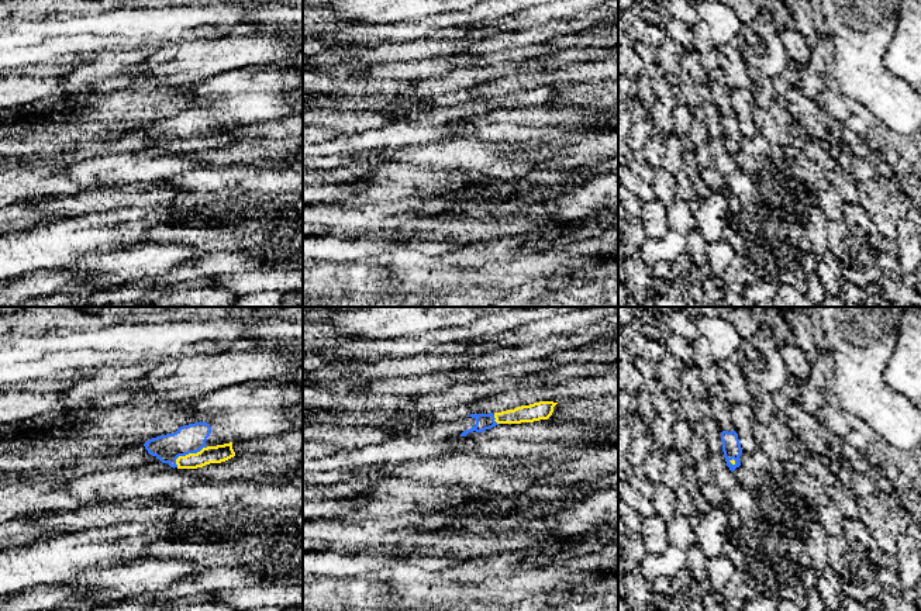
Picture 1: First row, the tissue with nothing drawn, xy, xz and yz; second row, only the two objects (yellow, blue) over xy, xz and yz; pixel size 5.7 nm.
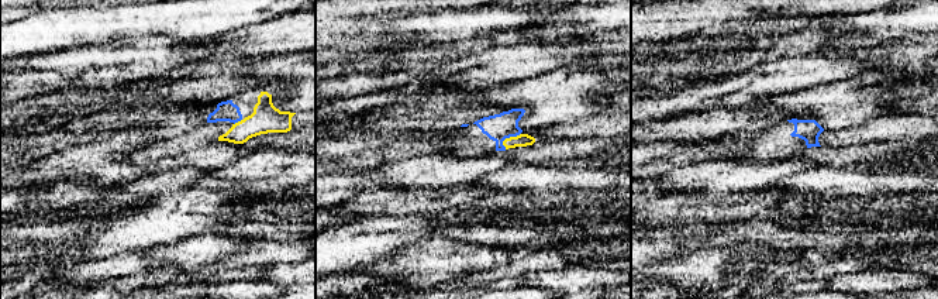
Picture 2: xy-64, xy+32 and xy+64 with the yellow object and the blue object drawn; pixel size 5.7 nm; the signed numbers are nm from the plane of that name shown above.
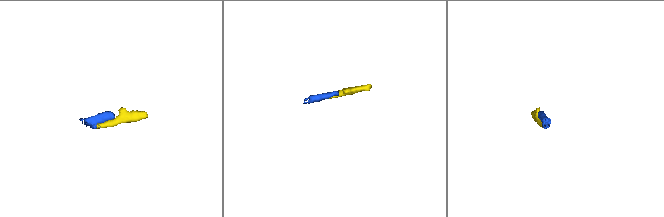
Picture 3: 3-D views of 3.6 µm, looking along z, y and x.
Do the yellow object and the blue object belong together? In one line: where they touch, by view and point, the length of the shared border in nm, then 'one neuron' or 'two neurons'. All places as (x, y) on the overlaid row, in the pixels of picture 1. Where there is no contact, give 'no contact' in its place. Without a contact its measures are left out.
xy (186, 455) | 200 nm | one neuron

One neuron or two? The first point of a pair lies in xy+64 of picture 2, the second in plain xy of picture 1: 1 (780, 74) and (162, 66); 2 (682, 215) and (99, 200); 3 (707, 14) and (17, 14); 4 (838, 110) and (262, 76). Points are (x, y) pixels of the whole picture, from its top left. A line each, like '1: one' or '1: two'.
1: one
2: one
3: one
4: one

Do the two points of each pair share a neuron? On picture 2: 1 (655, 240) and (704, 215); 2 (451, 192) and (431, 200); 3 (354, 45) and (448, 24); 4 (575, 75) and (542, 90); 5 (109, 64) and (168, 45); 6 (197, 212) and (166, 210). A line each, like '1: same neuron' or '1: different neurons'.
1: different neurons
2: same neuron
3: same neuron
4: same neuron
5: same neuron
6: same neuron

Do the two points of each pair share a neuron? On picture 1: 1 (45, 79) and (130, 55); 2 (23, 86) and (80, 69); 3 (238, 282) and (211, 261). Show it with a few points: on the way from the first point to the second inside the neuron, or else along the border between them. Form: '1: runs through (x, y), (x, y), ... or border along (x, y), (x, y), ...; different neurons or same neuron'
1: runs through (66, 80), (109, 73); same neuron
2: runs through (37, 86), (51, 80), (66, 80); same neuron
3: border along (261, 268), (221, 273), (214, 278); different neurons

